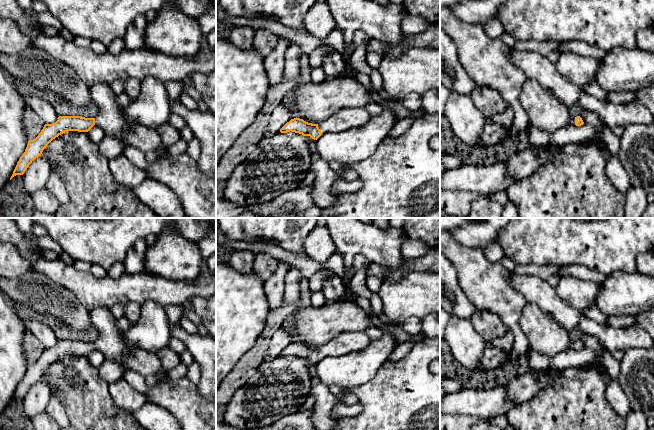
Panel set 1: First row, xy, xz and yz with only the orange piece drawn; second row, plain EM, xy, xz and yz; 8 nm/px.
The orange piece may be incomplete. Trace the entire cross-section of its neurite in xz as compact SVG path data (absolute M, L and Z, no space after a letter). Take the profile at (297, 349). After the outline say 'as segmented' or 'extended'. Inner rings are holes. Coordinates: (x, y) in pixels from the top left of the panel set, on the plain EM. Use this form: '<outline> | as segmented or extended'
M365 332L340 333L325 345L312 348L300 342L291 343L281 353L281 357L295 356L317 364L323 357L339 357L366 348L372 339Z | extended

